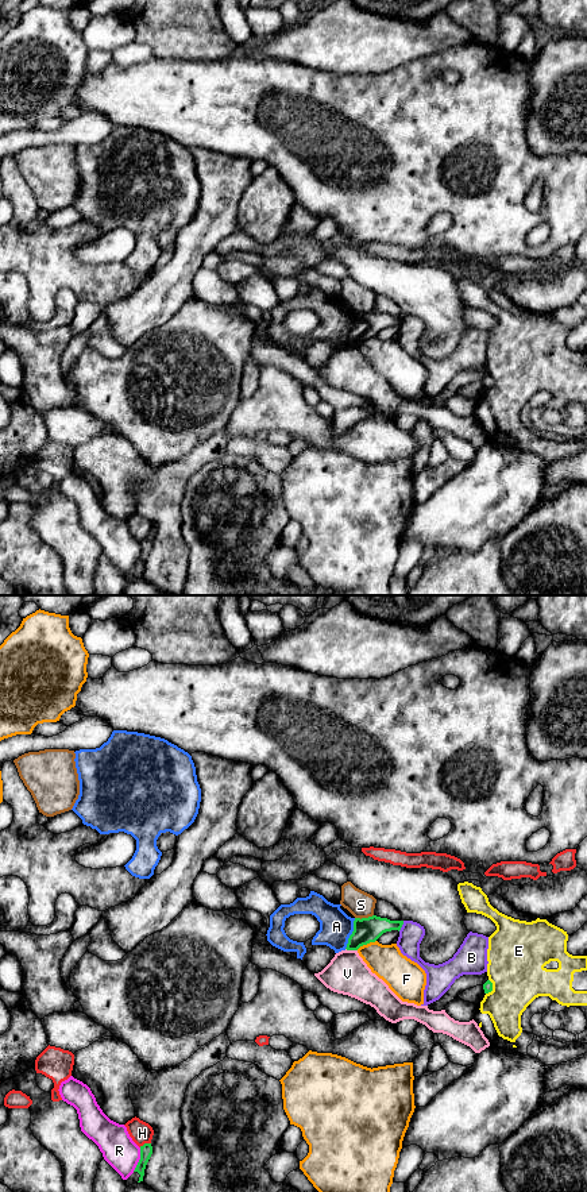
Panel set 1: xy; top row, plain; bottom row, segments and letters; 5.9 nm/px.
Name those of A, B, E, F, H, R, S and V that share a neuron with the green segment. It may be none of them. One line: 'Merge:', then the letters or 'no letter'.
Merge: no letter

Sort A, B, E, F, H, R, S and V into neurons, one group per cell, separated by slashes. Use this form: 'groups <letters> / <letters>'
groups A B / E / F / H / R / S / V

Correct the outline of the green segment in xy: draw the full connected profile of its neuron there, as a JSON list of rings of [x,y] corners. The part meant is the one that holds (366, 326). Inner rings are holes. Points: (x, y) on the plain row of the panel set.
[[[376,310],[355,313],[354,327],[348,333],[347,346],[358,346],[360,342],[375,337],[383,328],[401,325],[403,316],[390,316]]]

